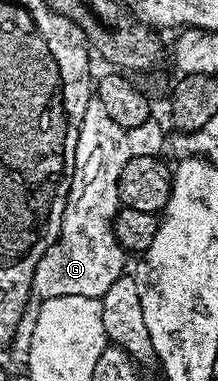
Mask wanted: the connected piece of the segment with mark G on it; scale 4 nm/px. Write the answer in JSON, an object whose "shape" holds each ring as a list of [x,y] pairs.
{"shape":[[[92,98],[84,110],[80,138],[76,146],[76,162],[66,199],[62,229],[58,240],[40,258],[34,271],[35,297],[42,300],[63,296],[83,296],[99,299],[127,271],[128,253],[121,248],[114,233],[114,218],[118,214],[118,175],[130,160],[130,153],[120,146],[126,143],[126,129],[121,128],[104,110],[101,102]]]}

